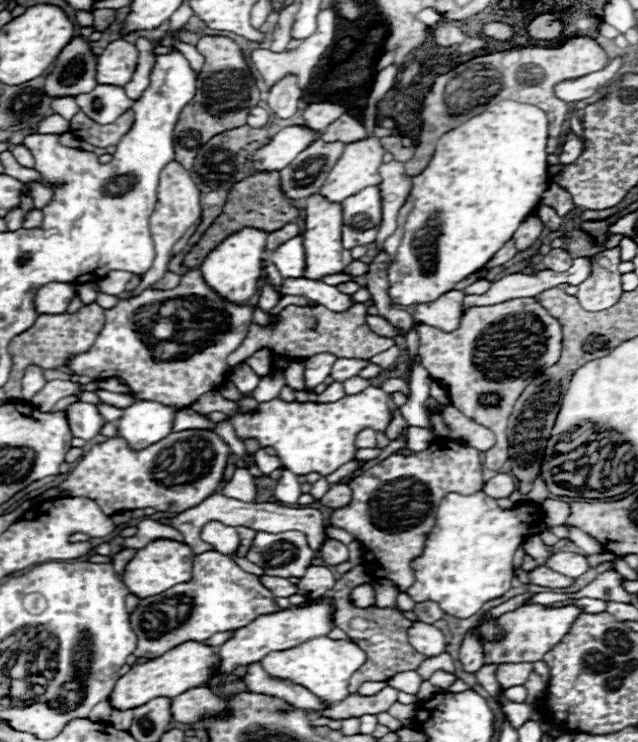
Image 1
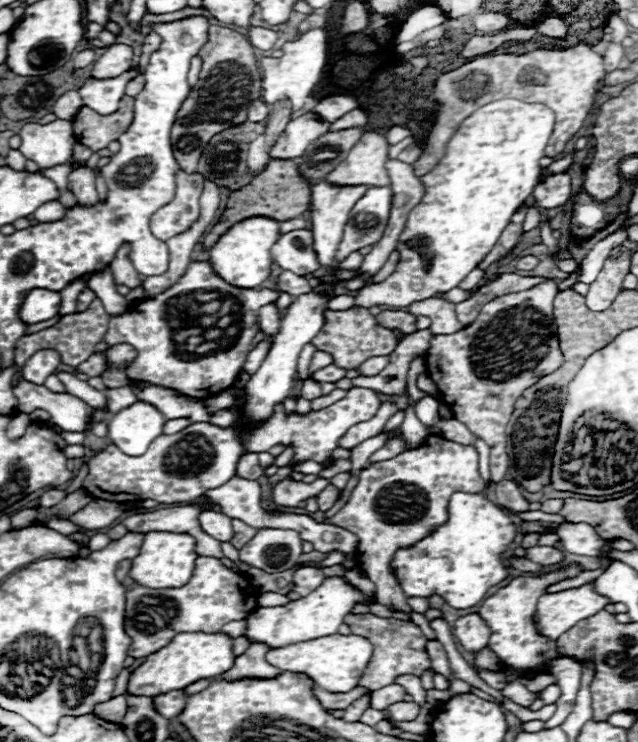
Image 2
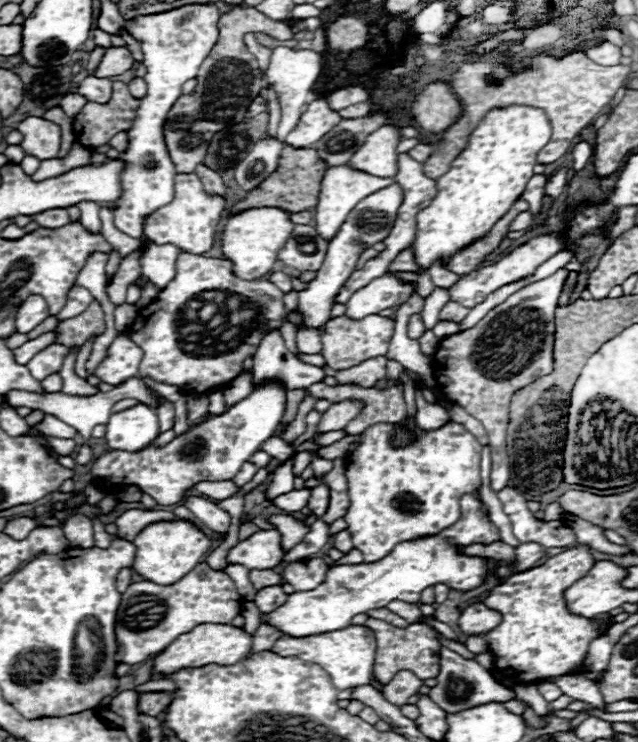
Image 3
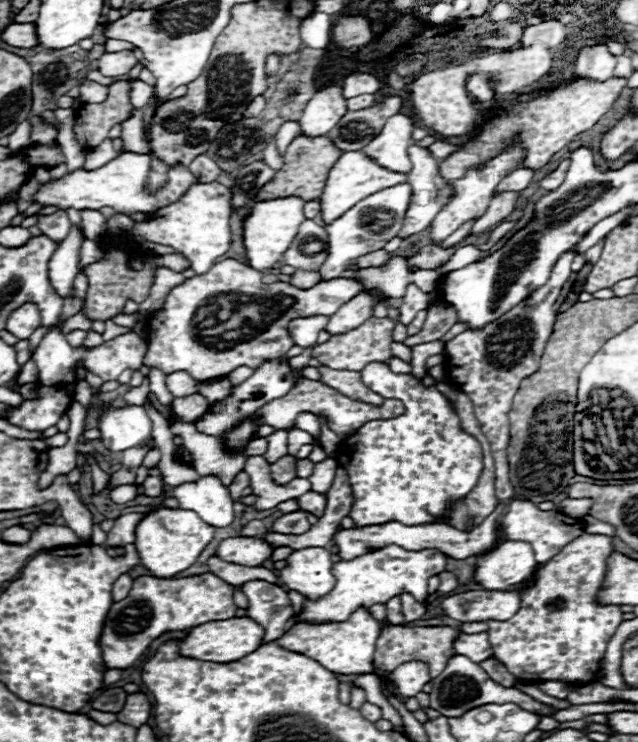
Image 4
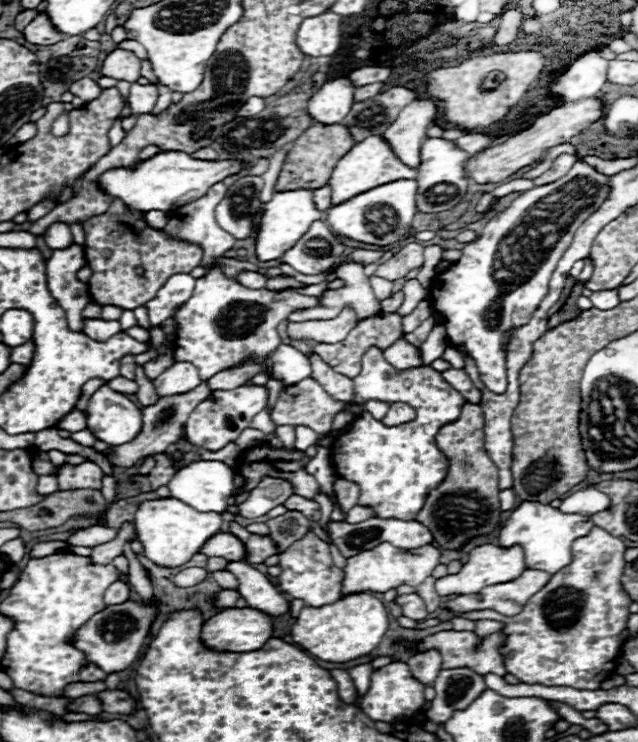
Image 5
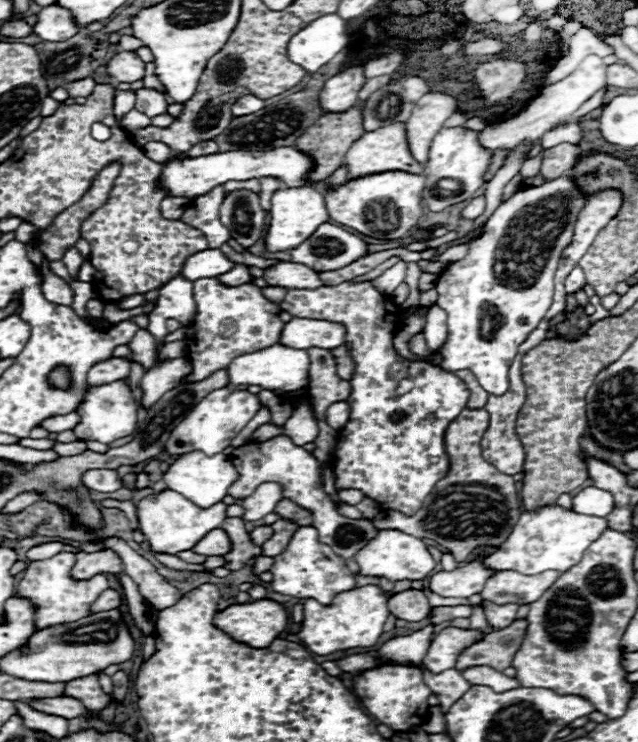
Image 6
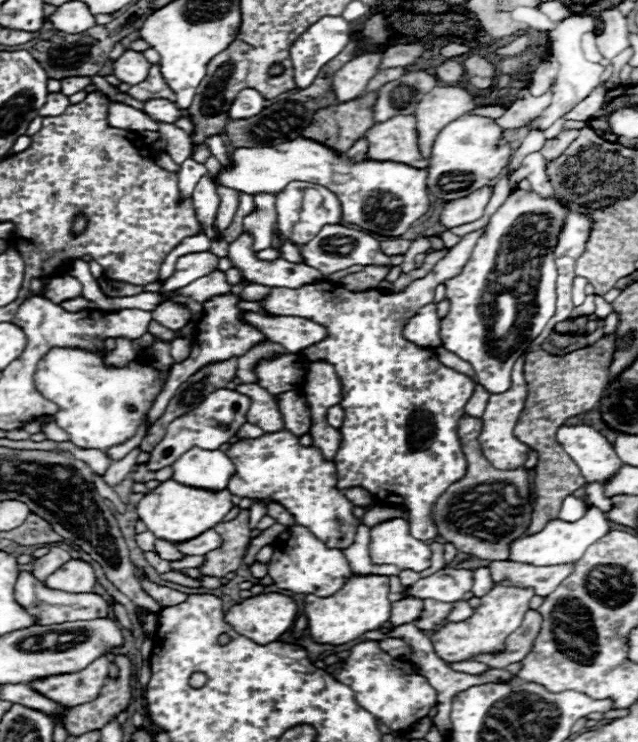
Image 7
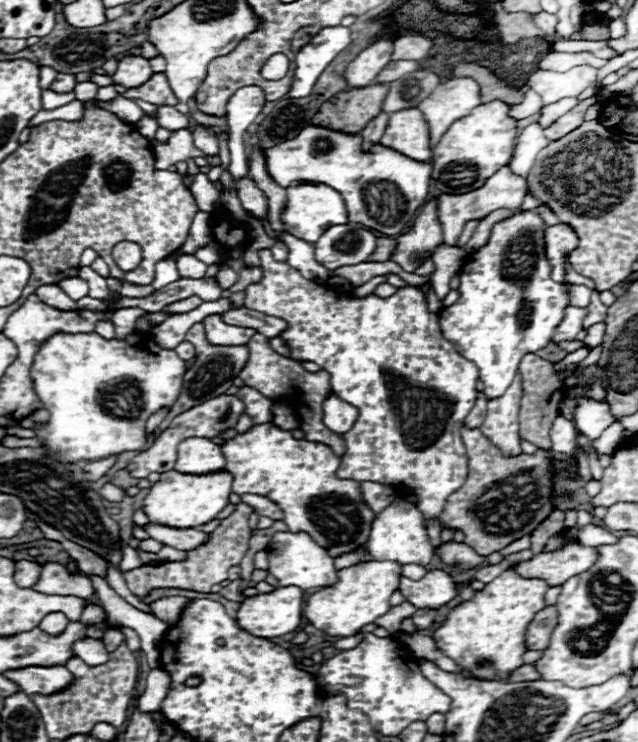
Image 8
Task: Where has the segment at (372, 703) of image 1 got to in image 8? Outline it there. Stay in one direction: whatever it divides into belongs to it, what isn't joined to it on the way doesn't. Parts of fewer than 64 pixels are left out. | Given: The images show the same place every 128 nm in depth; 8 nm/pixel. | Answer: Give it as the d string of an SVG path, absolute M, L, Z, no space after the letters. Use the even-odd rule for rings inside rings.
M506 570L488 582L484 590L476 592L470 602L450 610L432 638L442 654L464 666L474 676L504 680L508 672L522 666L522 656L526 652L524 632L534 614L544 608L546 590L548 586L544 580L526 580L512 570Z

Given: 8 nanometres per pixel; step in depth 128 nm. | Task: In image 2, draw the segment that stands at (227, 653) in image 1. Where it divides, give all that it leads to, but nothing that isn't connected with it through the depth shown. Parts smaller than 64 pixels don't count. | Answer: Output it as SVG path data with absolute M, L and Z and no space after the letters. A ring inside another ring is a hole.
M326 578L324 586L308 594L308 598L300 598L300 600L288 602L288 606L276 606L272 610L264 610L264 608L254 610L250 618L246 620L244 636L248 638L250 644L262 642L268 648L282 648L282 646L290 646L296 642L330 636L338 632L344 616L350 614L356 602L364 602L364 596L356 588L348 586L342 578Z

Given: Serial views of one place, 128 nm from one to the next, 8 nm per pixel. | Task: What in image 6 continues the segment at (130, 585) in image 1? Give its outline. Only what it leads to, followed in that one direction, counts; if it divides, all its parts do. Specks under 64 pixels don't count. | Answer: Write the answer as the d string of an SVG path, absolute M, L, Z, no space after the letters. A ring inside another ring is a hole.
M164 490L142 498L136 504L136 516L138 516L140 532L148 540L152 552L180 554L184 550L192 550L210 530L222 526L222 522L226 520L226 504L218 502L208 510L200 510L192 502L188 502L182 494L176 494L174 490Z

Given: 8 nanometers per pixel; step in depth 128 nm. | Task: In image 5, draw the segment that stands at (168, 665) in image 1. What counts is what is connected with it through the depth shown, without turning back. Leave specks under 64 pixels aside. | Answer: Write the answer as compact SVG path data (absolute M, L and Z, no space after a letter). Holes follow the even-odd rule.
M248 608L222 610L204 622L200 632L202 644L214 652L252 652L264 646L268 638L272 638L272 618L258 614L258 610Z

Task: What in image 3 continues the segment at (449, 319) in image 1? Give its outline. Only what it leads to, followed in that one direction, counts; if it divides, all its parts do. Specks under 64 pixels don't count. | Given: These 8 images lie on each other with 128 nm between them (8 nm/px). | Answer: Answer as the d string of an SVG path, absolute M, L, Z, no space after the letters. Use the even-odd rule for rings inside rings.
M414 294L410 298L410 302L406 302L404 306L400 306L396 310L396 316L394 316L396 326L394 326L394 334L392 334L386 358L400 362L406 370L418 372L422 376L422 380L426 382L426 386L434 388L436 382L434 382L434 376L432 376L430 358L420 352L420 346L418 346L416 340L408 338L408 318L412 314L422 312L422 308L424 308L424 300L418 294ZM441 321L433 328L433 332L440 339L458 333L459 331L459 324L452 321Z

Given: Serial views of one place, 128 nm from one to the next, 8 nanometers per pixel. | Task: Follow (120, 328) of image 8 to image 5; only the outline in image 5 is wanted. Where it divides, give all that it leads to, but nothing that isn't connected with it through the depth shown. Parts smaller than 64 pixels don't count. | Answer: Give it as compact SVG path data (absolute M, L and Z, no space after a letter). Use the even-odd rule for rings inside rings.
M96 378L96 380L88 380L88 382L82 386L82 394L80 394L80 398L78 398L76 410L84 410L84 408L86 408L86 402L90 400L90 396L92 396L102 384L106 384L106 382L100 380L100 378Z

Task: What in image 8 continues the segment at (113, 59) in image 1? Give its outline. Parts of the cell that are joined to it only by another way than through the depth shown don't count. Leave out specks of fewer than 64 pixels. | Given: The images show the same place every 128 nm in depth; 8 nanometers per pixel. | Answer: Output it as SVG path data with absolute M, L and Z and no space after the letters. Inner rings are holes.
M124 56L118 62L118 68L116 68L112 78L114 78L116 84L122 84L126 88L136 88L136 86L144 84L152 74L154 72L152 72L146 58L142 58L142 56Z

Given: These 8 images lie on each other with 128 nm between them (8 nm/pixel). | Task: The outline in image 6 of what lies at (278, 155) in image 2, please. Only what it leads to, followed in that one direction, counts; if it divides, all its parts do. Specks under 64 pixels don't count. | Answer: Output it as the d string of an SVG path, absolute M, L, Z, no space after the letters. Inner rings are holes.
M352 66L332 76L320 92L322 112L338 114L338 112L346 112L348 108L352 108L354 102L358 100L358 92L364 86L364 82L366 78L364 78L362 66Z

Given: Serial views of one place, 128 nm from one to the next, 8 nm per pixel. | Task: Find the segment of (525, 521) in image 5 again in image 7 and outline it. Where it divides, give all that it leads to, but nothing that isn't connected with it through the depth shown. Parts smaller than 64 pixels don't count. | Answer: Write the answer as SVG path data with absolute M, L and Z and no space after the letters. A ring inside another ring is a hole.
M588 508L588 512L576 522L564 522L560 518L550 520L540 532L530 536L520 536L510 544L510 562L532 564L532 566L556 566L556 564L572 564L578 562L584 550L610 532L610 520L598 508ZM484 566L484 568L476 568L474 570L474 588L472 588L472 594L476 598L482 598L486 596L492 588L490 588L490 568Z

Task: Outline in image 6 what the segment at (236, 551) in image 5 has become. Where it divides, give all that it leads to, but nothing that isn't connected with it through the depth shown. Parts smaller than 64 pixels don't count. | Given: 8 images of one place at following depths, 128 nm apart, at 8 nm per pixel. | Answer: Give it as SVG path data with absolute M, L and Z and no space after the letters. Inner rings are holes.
M212 530L212 534L206 534L196 546L194 552L196 554L204 554L204 556L224 556L230 552L230 538L228 534L224 534L224 530Z

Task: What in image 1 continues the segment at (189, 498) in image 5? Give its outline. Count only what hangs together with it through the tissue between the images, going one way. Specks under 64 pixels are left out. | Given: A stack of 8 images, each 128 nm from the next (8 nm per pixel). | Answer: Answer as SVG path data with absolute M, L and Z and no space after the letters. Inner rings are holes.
M222 522L204 524L204 528L200 530L200 538L204 542L208 542L212 546L212 550L216 550L218 554L224 554L224 556L236 554L238 546L240 546L240 536L238 536L236 528L224 526Z

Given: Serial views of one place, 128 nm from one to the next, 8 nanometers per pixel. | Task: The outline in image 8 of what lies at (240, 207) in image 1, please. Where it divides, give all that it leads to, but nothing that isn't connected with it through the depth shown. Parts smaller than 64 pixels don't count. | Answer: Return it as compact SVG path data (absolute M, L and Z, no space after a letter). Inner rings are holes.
M372 84L364 90L340 92L320 106L312 118L312 124L344 134L360 134L366 124L380 114L386 94L386 84Z

